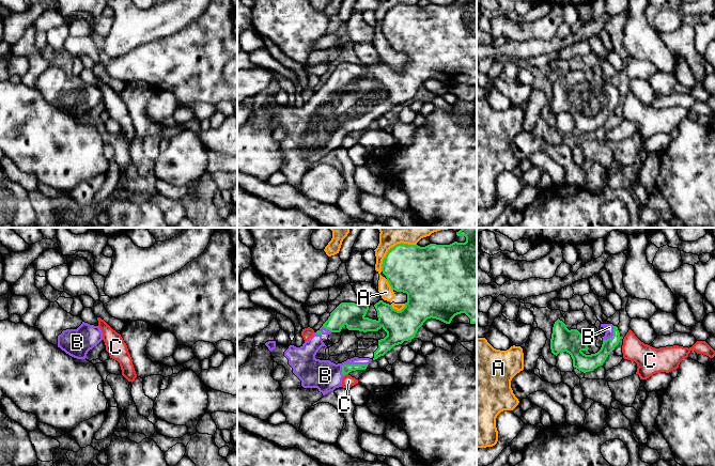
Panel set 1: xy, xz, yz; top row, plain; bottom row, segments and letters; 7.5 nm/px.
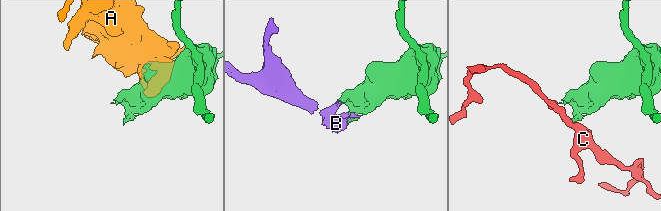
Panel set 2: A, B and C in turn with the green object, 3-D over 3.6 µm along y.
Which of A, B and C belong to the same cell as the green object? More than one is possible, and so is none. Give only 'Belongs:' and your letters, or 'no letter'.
Belongs: B

